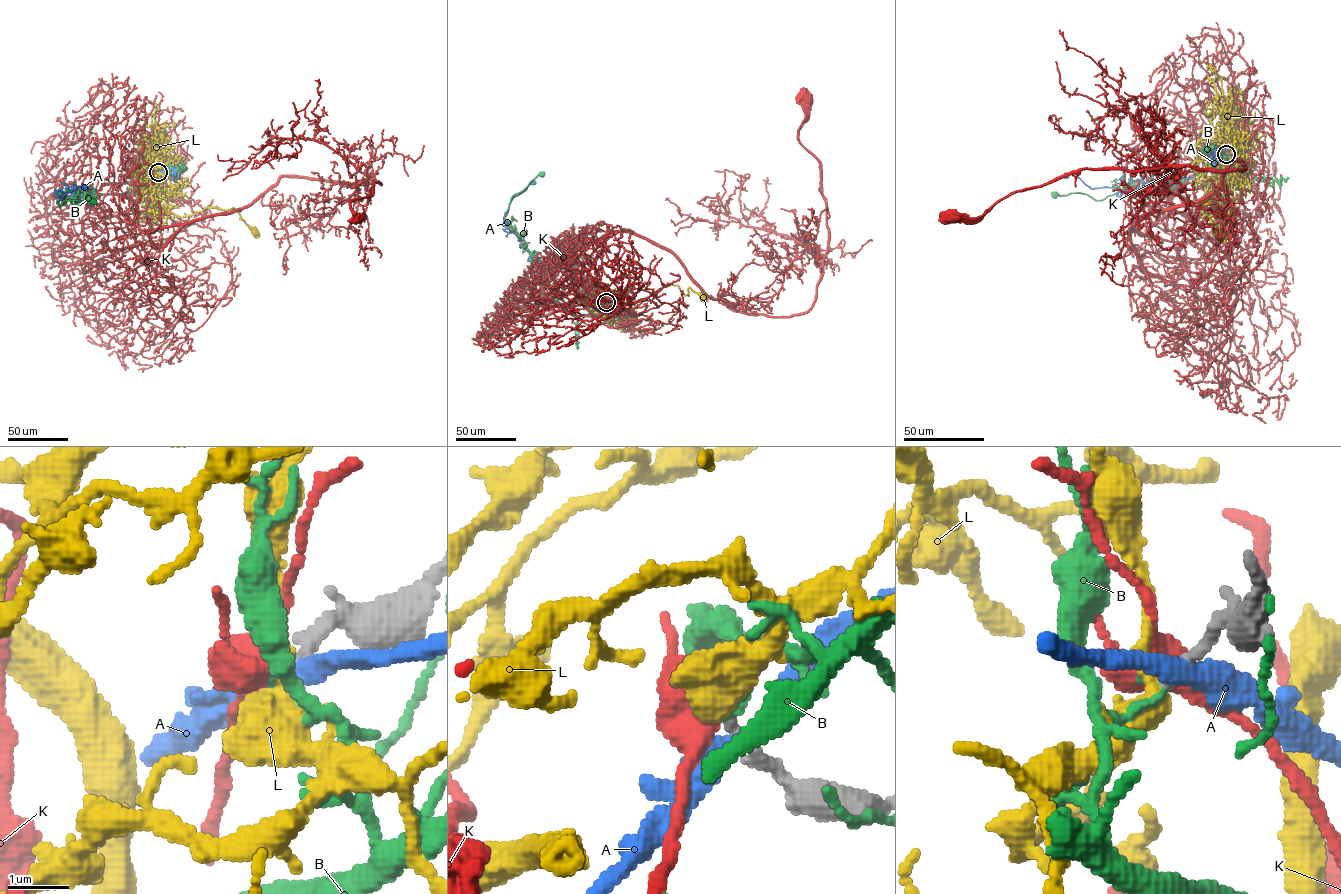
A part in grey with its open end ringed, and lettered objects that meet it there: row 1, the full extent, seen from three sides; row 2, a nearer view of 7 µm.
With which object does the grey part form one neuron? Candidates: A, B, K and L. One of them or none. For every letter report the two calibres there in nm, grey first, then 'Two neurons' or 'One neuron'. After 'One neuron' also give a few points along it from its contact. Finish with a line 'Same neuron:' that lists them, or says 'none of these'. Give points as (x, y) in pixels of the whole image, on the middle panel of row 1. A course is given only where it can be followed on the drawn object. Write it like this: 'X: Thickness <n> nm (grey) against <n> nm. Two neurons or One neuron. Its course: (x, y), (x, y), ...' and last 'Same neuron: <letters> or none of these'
A: Thickness 240 nm (grey) against 360 nm. Two neurons
B: Thickness 170 nm (grey) against 140 nm. Two neurons
K: Thickness 170 nm (grey) against 440 nm. Two neurons
L: Thickness 170 nm (grey) against 420 nm. One neuron. Its course: (606, 302), (603, 300), (599, 305), (632, 303), (672, 284), (677, 285), (684, 294), (690, 288), (703, 296)
Same neuron: L

